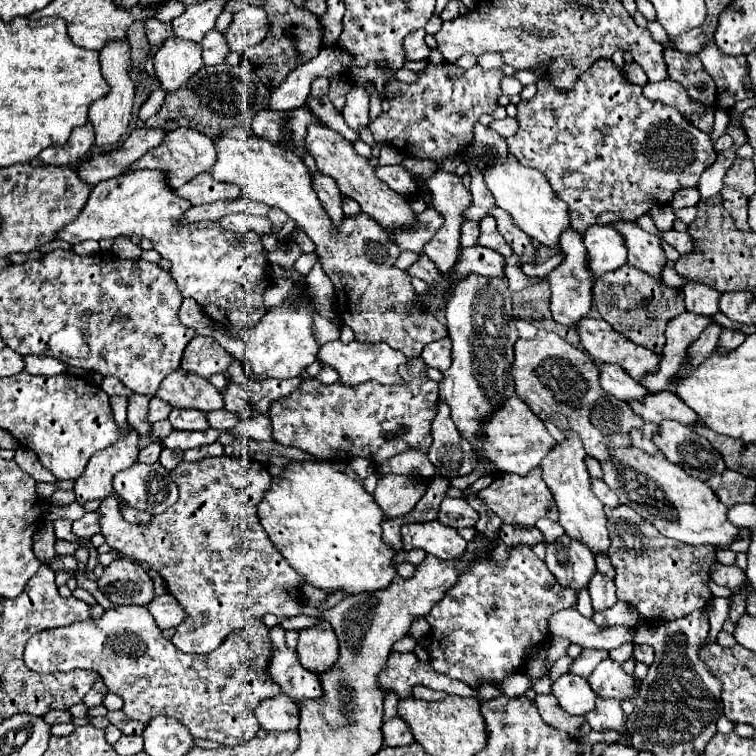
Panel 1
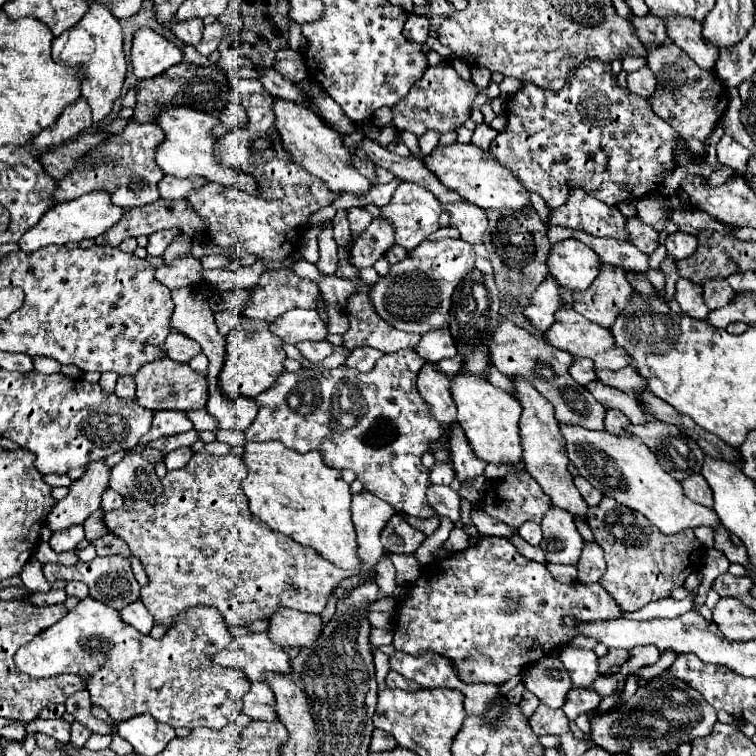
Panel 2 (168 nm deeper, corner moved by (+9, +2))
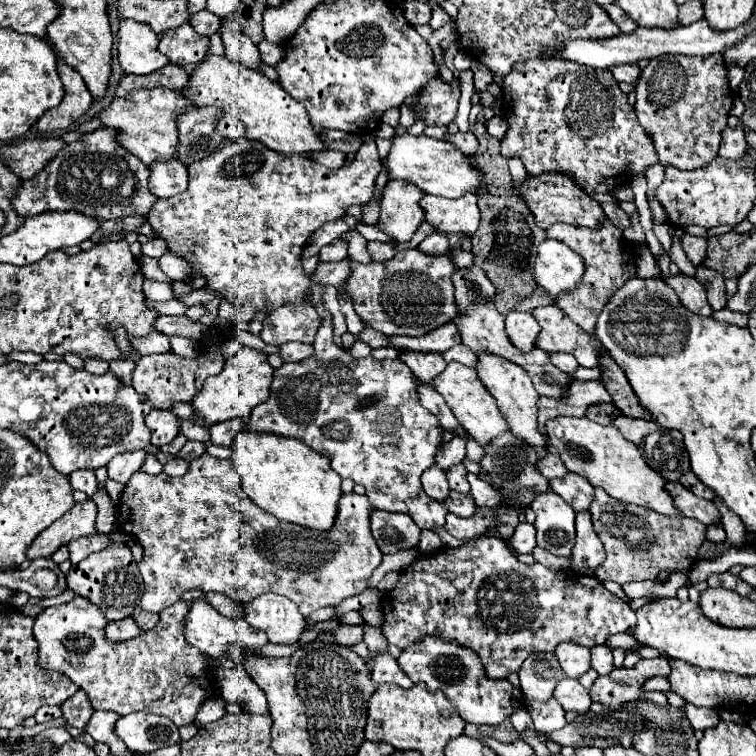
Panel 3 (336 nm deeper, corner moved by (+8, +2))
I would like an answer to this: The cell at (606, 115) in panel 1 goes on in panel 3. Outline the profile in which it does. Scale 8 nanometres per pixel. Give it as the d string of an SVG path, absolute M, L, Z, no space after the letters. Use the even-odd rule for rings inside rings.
M535 58L515 64L503 78L503 116L509 130L501 140L501 156L519 158L529 176L569 172L589 196L611 194L635 176L645 174L649 166L657 164L657 152L637 122L627 94L617 86L617 82L637 84L641 68L623 64L613 66L611 72L559 58Z

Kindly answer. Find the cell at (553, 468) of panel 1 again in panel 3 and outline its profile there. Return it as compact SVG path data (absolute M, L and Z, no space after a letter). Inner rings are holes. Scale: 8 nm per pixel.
M477 354L479 356L479 364L477 364L477 374L481 378L481 382L485 384L485 388L489 390L489 394L493 394L493 398L497 400L503 416L507 418L513 436L517 436L519 440L525 440L533 450L537 450L537 454L547 456L547 448L549 448L549 438L545 438L545 434L539 430L537 426L537 390L533 388L533 382L529 378L529 374L525 374L525 370L501 356L495 354Z

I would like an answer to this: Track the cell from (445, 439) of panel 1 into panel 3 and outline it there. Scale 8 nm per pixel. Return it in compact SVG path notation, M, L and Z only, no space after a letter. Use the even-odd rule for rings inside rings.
M407 350L405 354L401 354L401 360L413 370L415 378L419 382L425 382L425 384L429 384L447 366L443 356L435 354L435 352L413 352L413 350Z

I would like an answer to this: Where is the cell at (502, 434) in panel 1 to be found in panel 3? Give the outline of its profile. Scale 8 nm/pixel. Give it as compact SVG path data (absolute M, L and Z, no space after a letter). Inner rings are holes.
M451 362L447 364L447 368L433 380L433 388L445 398L445 402L449 404L449 408L453 410L453 414L457 416L457 420L461 422L461 426L465 428L465 432L479 442L483 448L485 444L489 444L493 438L497 438L501 432L509 430L509 424L505 420L505 416L499 412L497 402L493 402L493 396L485 390L485 384L477 378L475 368L463 366L459 362Z

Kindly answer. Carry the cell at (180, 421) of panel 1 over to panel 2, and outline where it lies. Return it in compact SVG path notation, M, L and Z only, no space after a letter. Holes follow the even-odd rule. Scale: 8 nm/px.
M162 410L154 414L154 422L152 422L152 430L142 438L142 444L150 442L150 440L158 440L164 436L174 436L174 434L182 434L192 430L192 422L188 420L188 416L184 412L178 410Z

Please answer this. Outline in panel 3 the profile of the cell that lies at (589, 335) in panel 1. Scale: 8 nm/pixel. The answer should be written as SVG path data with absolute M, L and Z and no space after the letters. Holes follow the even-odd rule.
M555 304L545 308L535 308L531 314L541 324L541 332L535 340L535 346L545 352L567 352L577 358L585 368L597 368L597 358L601 358L601 344L595 334L581 330L563 310L557 310Z

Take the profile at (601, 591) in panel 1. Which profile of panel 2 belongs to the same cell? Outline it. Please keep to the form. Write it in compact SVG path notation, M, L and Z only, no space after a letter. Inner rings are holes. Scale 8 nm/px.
M584 542L576 568L578 568L580 582L584 582L584 584L598 582L606 570L606 560L604 560L602 548L596 542Z

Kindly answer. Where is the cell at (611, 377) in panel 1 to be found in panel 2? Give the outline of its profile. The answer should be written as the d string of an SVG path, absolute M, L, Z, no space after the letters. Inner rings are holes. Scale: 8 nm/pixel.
M574 358L568 368L570 376L582 386L584 386L584 382L596 380L596 378L592 378L592 370L594 370L594 366L592 366L592 362L588 362L588 358Z

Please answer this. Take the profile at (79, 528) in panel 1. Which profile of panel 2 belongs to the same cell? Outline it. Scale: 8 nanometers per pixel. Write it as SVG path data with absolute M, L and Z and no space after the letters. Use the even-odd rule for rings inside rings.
M72 526L72 530L54 532L50 538L50 546L54 548L54 552L70 552L70 550L76 550L76 546L82 540L84 540L84 528Z

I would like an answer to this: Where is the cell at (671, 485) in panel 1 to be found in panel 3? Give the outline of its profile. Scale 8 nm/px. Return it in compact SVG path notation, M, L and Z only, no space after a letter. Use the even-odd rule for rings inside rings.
M553 418L545 424L545 428L549 436L549 450L557 452L571 472L587 478L595 488L603 488L607 494L611 494L611 498L625 504L657 510L667 518L683 516L665 490L665 480L661 474L647 466L637 446L625 440L615 426L601 426L589 418Z

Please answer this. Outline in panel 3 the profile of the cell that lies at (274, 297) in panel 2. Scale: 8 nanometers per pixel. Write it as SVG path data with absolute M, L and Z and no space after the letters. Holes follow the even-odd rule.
M367 134L357 158L337 170L301 155L285 156L261 146L261 142L225 140L219 150L201 162L189 164L189 188L173 198L159 198L149 212L149 224L167 242L169 252L195 264L193 276L205 276L207 286L237 306L237 320L251 322L259 312L269 314L283 304L299 304L311 286L311 278L301 268L301 250L309 236L323 224L341 218L349 206L373 198L381 160L375 134Z

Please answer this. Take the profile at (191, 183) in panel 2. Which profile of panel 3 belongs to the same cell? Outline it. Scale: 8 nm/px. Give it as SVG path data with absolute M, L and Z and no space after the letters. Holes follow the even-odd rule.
M181 160L171 162L153 162L149 166L149 190L159 198L171 198L179 192L187 190L189 184L189 172L187 166Z

